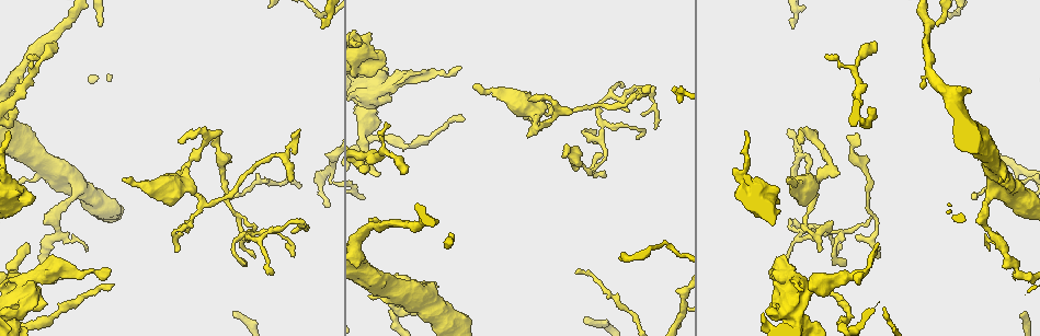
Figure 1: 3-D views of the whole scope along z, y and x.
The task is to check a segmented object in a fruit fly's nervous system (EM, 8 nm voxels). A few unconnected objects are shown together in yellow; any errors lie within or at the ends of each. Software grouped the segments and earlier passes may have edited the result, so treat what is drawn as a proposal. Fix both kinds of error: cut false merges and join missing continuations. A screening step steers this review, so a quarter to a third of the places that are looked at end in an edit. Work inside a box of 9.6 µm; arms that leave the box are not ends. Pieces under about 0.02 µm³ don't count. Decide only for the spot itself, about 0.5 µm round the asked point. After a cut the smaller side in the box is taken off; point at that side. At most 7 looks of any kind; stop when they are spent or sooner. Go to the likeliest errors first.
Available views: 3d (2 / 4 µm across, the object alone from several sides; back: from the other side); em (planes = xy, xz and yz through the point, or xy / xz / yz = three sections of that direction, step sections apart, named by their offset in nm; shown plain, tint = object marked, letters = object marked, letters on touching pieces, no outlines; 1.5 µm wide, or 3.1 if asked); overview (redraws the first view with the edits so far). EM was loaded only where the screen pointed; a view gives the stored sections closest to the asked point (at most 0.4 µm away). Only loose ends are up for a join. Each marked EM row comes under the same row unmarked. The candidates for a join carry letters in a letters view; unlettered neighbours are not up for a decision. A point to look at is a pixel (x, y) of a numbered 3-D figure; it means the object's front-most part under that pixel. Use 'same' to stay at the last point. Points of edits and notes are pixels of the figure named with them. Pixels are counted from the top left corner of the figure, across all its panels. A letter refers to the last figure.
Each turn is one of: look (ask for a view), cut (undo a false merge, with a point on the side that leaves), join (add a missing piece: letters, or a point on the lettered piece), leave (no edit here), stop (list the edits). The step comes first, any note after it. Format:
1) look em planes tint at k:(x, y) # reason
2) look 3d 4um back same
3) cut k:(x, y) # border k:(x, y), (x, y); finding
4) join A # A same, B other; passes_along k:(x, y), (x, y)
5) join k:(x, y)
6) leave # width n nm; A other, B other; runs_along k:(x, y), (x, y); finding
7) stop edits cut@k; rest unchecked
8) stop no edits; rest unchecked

look em planes letters at 1:(832, 222)

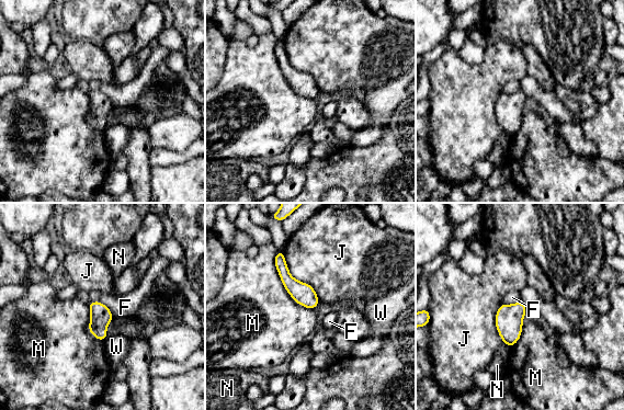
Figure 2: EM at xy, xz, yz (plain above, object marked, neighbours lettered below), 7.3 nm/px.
leave # longest_contact M 500 nm; F other, J other, M other, N other, W other; no lettered piece goes on from it

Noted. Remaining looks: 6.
look em planes letters at 1:(877, 245) # an open end

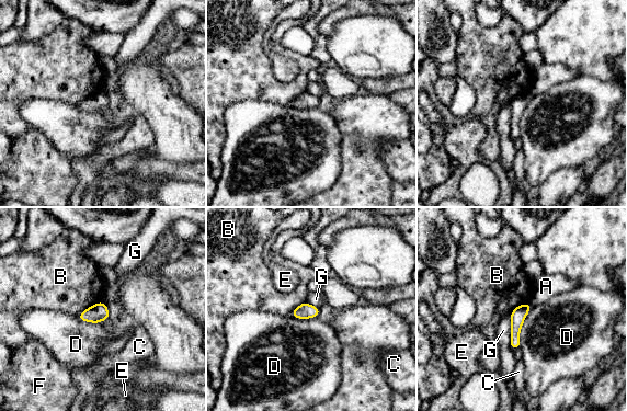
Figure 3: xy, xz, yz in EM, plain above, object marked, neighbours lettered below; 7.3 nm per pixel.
leave # A other, B other, C other, D other, E other, F other, G other; border 3:(532, 306), (520, 331), (520, 346); no lettered piece goes on from it

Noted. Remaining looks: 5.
look 3d 4um at 1:(621, 88) # tapers out

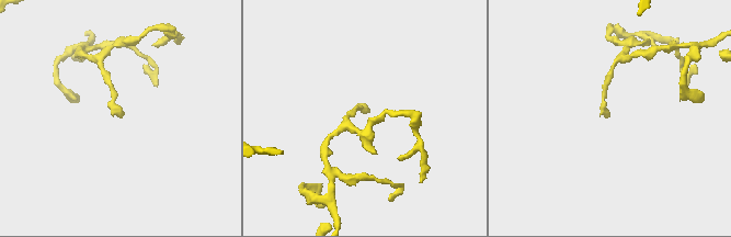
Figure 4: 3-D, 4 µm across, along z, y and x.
look em planes letters at 4:(122, 116)

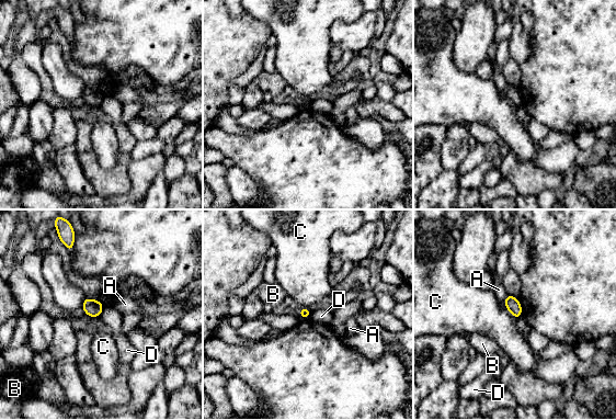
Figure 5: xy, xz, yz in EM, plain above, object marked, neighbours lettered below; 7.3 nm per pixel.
leave # width 80 nm; A other, B other, C other, D other; border 5:(104, 306), (99, 316); none of them fits

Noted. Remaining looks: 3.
stop no edits; rest unchecked

